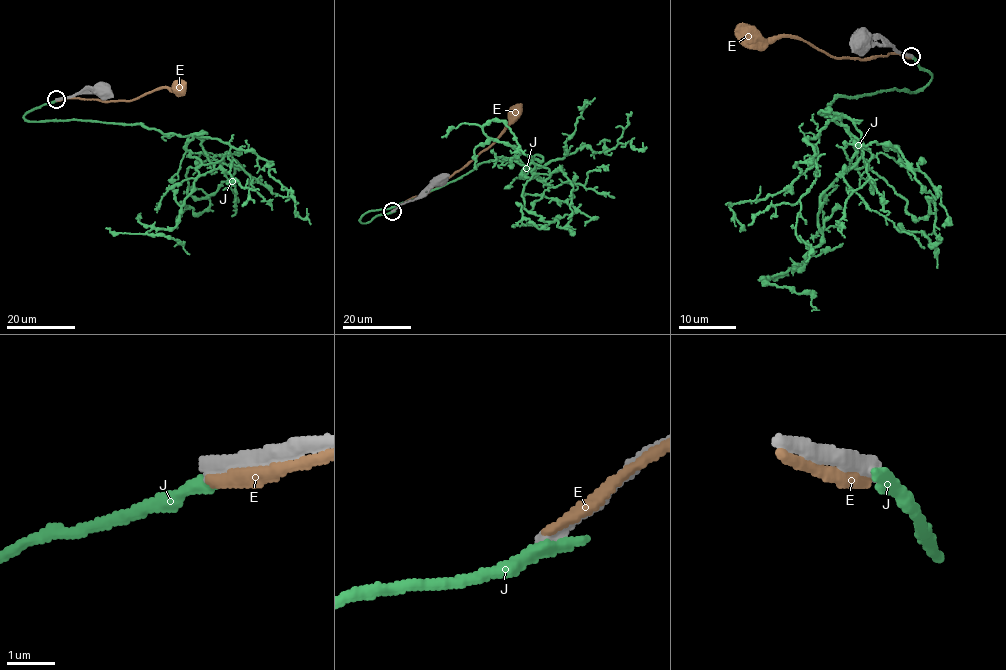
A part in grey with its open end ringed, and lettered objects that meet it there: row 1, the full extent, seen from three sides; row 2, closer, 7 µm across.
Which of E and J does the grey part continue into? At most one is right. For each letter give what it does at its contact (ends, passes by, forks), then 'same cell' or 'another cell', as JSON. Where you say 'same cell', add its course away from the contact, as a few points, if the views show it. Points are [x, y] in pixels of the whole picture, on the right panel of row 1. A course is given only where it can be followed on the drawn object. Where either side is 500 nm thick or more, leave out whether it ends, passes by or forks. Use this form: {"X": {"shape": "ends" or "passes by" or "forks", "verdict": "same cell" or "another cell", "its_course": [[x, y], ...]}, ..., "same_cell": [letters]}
{"E": {"shape": "passes by", "verdict": "another cell"}, "J": {"shape": "ends", "verdict": "another cell"}, "same_cell": []}

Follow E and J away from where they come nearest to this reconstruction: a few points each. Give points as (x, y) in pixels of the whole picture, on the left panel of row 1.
E: (61, 99), (130, 101), (159, 88), (180, 88)
J: (56, 100), (24, 118), (188, 135), (201, 164), (186, 174), (192, 197), (239, 167), (230, 154), (186, 157)

